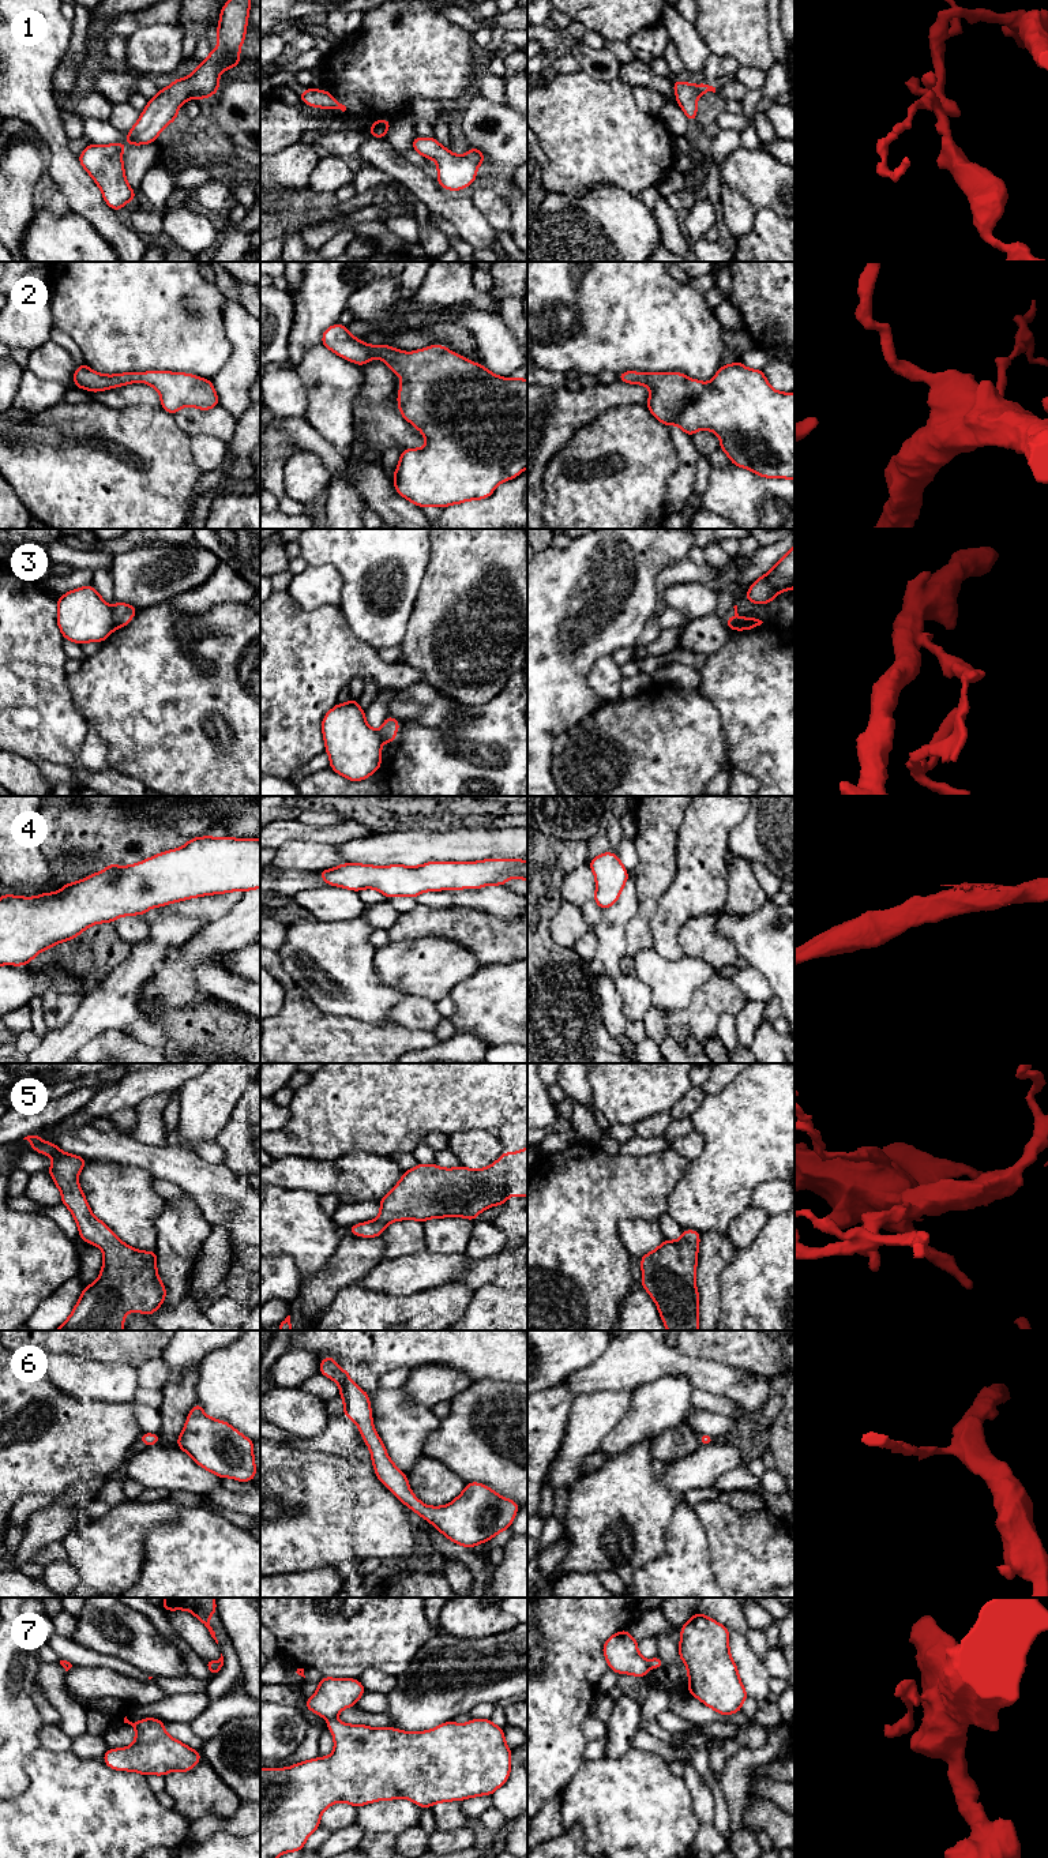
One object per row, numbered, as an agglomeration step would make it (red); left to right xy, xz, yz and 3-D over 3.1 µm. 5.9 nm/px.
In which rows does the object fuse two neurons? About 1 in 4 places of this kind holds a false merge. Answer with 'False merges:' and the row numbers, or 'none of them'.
False merges: 3, 7

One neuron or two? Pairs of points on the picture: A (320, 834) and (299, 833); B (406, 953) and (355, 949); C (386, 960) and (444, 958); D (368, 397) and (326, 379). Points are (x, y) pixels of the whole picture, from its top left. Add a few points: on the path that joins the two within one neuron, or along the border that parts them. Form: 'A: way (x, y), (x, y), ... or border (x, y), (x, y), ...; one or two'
A: way (315, 834), (304, 833); one
B: border (375, 949), (374, 969), (384, 982); two
C: way (401, 960), (429, 960); one
D: border (361, 367), (363, 381), (352, 402), (352, 423); two

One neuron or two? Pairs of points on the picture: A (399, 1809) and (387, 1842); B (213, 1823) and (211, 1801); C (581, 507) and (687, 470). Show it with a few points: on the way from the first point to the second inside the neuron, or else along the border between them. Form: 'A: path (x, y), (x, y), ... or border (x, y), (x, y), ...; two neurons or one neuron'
A: border (395, 1832), (365, 1834); two neurons
B: border (241, 1801), (230, 1816), (203, 1813), (190, 1824); two neurons
C: border (675, 446), (677, 466), (668, 479), (664, 509); two neurons

